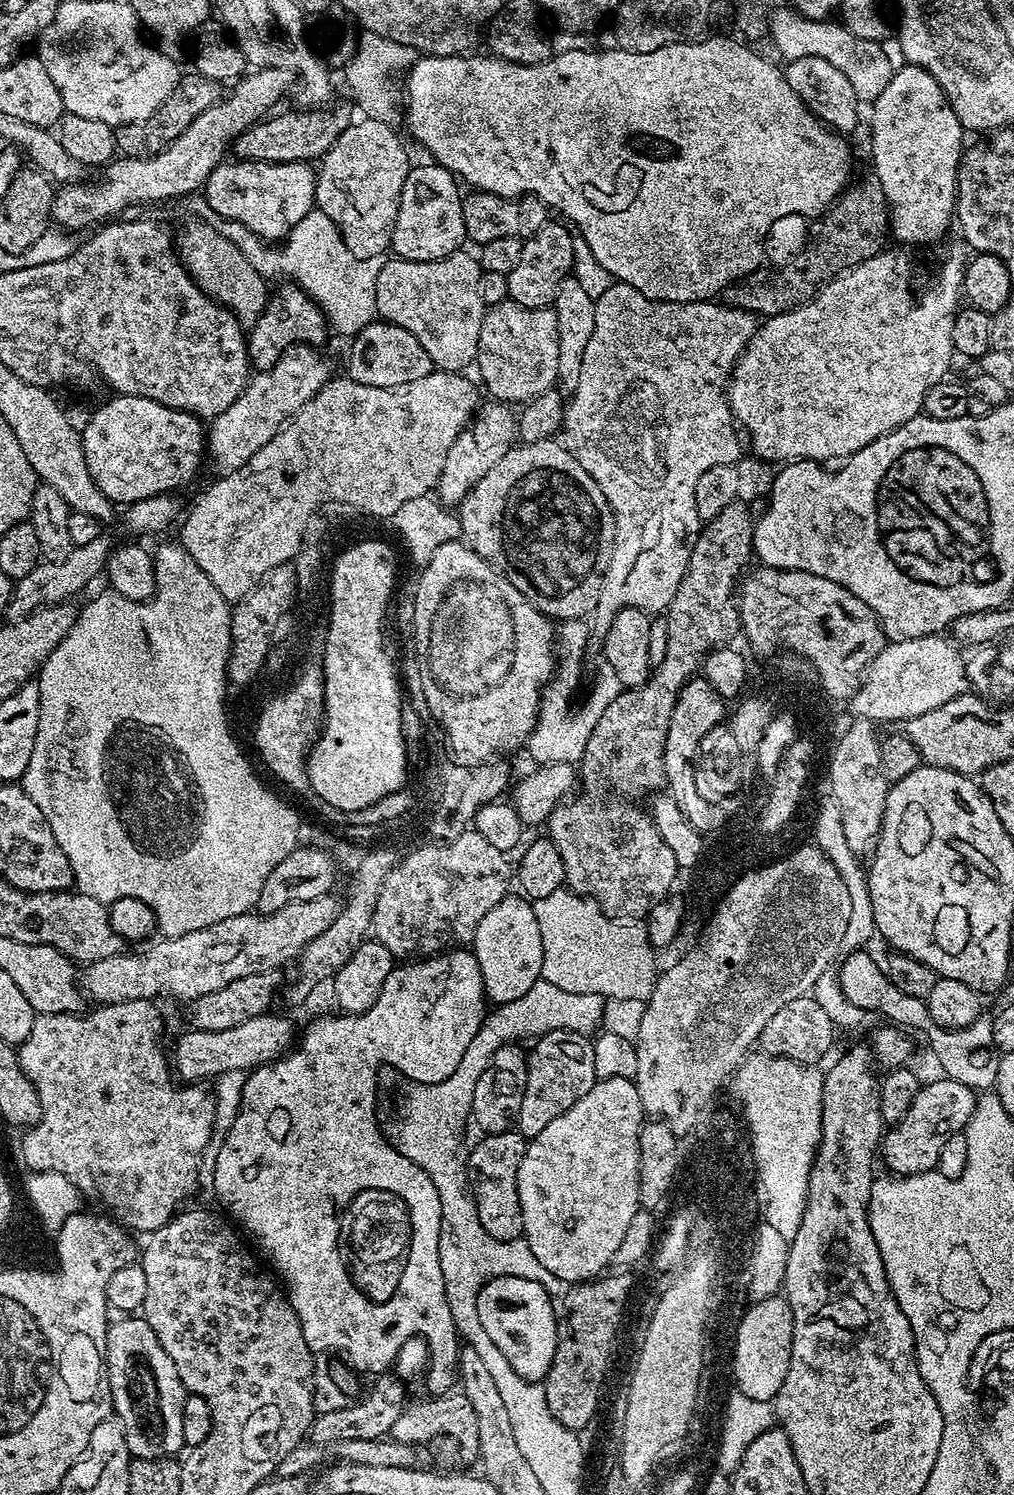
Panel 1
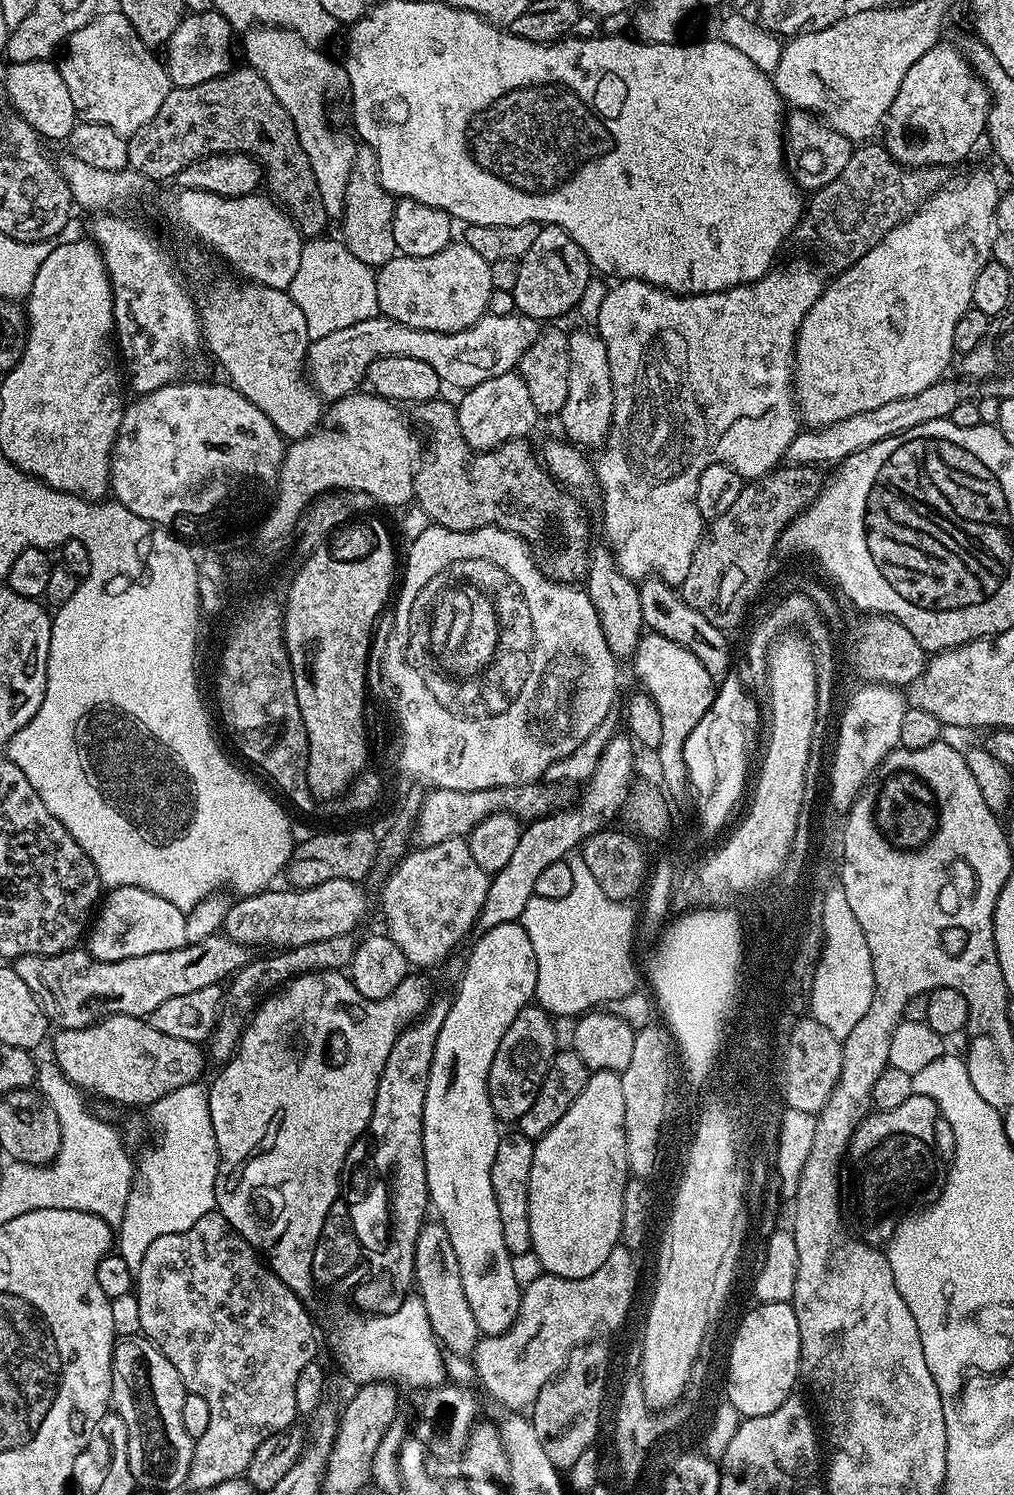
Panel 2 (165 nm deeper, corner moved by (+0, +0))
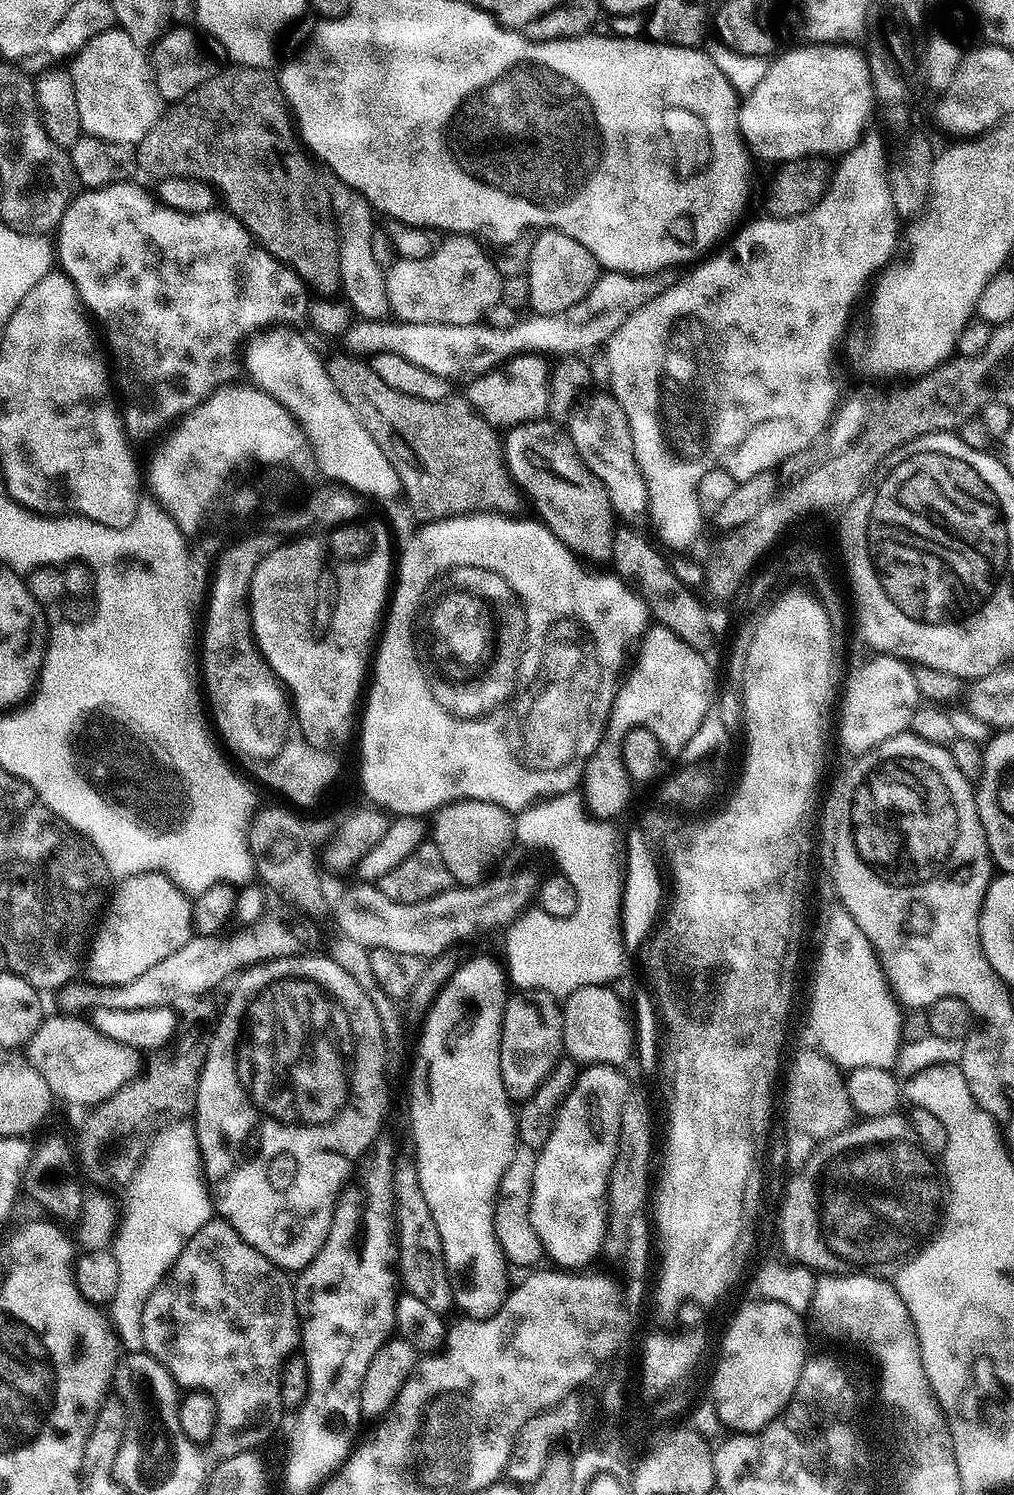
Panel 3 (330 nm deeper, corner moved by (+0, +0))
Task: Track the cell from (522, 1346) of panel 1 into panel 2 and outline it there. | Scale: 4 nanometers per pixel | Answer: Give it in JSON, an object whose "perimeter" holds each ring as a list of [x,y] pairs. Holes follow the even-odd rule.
{"perimeter":[[[519,922],[494,926],[479,934],[480,941],[468,956],[460,989],[448,1005],[446,1022],[442,1022],[442,1030],[438,1030],[436,1035],[436,1049],[424,1099],[422,1142],[428,1199],[434,1212],[440,1215],[437,1216],[439,1223],[443,1224],[446,1234],[450,1234],[450,1246],[454,1246],[454,1258],[458,1258],[458,1274],[462,1274],[462,1290],[466,1294],[470,1314],[474,1314],[474,1322],[478,1322],[478,1330],[484,1336],[500,1336],[516,1320],[522,1284],[516,1281],[516,1268],[512,1265],[515,1264],[514,1258],[506,1250],[506,1242],[502,1239],[498,1204],[494,1202],[494,1190],[490,1186],[490,1170],[494,1166],[494,1154],[500,1145],[502,1132],[496,1129],[498,1121],[490,1106],[488,1075],[498,1042],[502,1042],[502,1034],[510,1030],[510,1022],[514,1022],[514,1018],[518,1018],[522,1009],[529,1007],[535,997],[536,962],[532,959],[528,935]]]}

